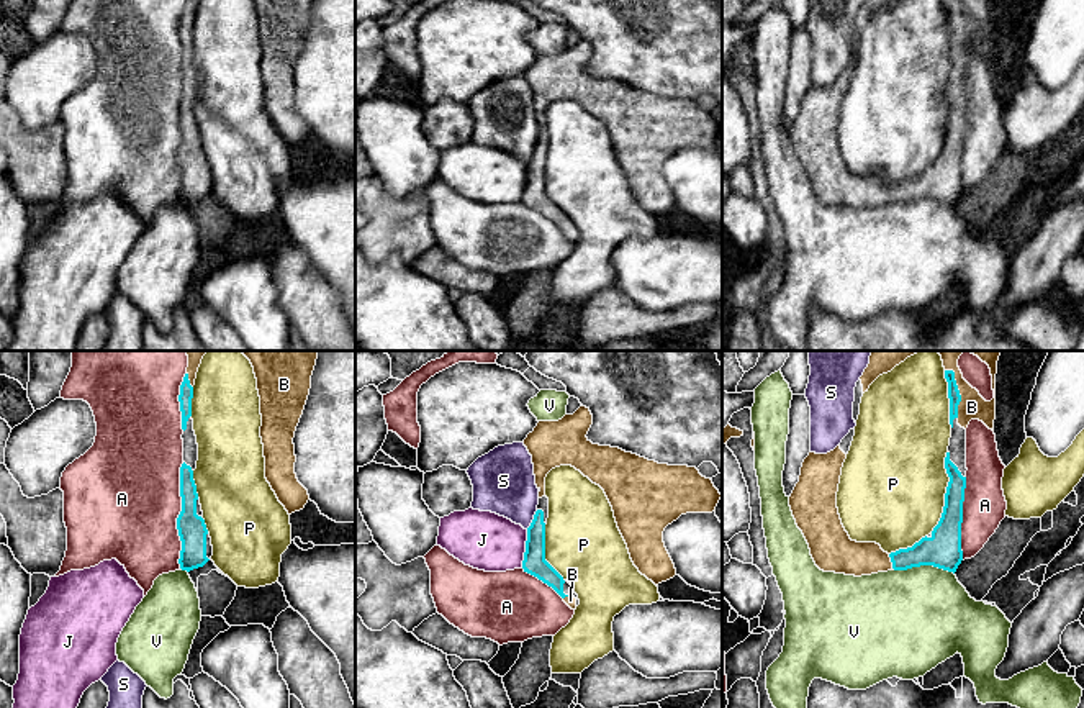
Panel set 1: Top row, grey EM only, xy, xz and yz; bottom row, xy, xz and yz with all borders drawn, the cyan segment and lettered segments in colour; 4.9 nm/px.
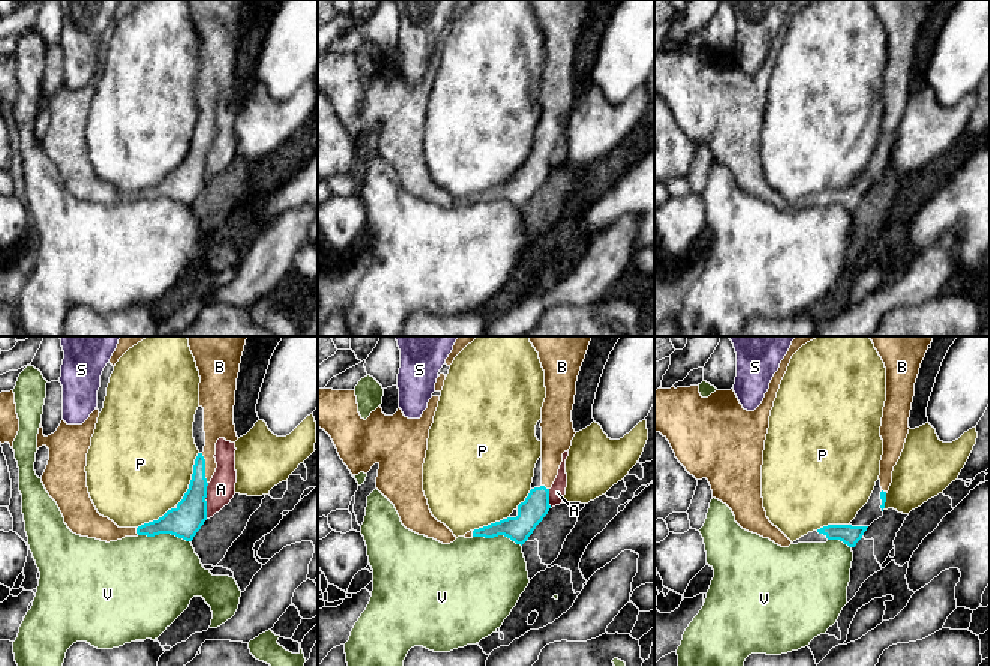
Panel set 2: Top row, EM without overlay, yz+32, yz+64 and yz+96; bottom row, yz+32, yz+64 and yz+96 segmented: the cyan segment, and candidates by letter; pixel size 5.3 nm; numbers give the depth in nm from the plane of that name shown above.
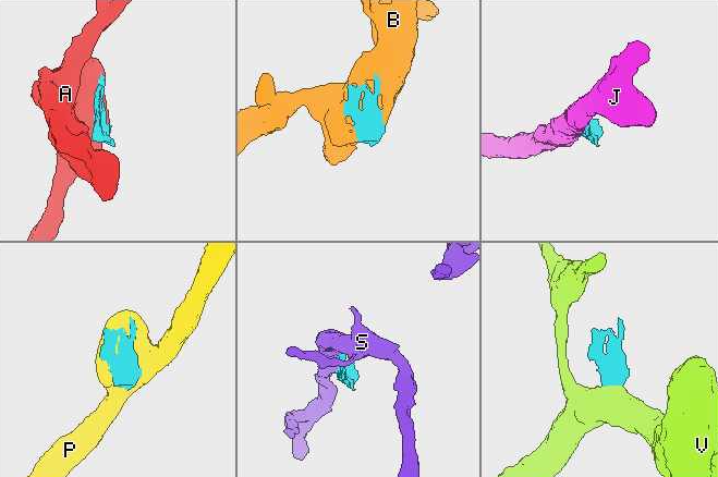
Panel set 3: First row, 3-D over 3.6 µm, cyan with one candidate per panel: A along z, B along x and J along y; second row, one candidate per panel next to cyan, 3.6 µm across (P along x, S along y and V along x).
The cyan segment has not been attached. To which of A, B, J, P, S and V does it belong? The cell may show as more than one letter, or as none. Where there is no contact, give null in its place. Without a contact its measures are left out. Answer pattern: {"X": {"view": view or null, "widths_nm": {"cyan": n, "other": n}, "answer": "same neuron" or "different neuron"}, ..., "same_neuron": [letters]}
{"A": {"view": "xy", "widths_nm": {"cyan": 140, "other": 500}, "answer": "different neuron"}, "B": {"view": "yz", "widths_nm": {"cyan": 60, "other": 130}, "answer": "same neuron"}, "J": {"view": "xz", "widths_nm": {"cyan": 120, "other": 280}, "answer": "different neuron"}, "P": {"view": "yz", "widths_nm": {"cyan": 160, "other": 480}, "answer": "different neuron"}, "S": {"view": "xz", "widths_nm": {"cyan": 120, "other": 300}, "answer": "different neuron"}, "V": {"view": "yz", "widths_nm": {"cyan": 180, "other": 480}, "answer": "different neuron"}, "same_neuron": ["B"]}

